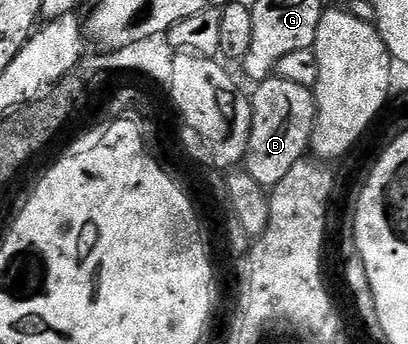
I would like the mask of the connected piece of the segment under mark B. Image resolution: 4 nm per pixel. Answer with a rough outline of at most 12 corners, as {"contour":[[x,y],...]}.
{"contour":[[255,85],[242,164],[270,190],[305,159],[313,89]]}

